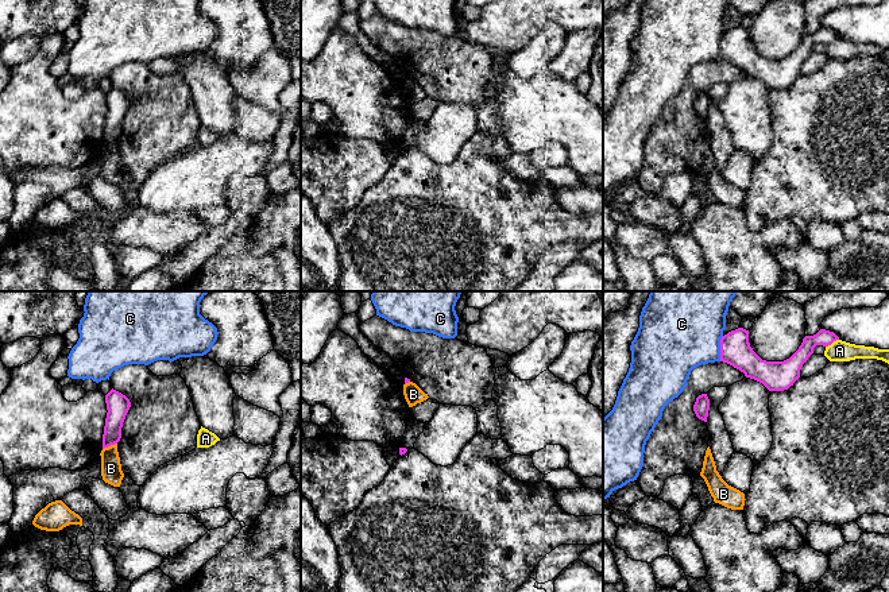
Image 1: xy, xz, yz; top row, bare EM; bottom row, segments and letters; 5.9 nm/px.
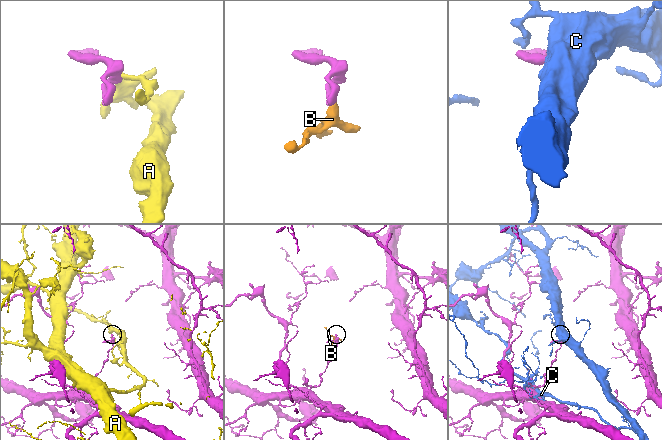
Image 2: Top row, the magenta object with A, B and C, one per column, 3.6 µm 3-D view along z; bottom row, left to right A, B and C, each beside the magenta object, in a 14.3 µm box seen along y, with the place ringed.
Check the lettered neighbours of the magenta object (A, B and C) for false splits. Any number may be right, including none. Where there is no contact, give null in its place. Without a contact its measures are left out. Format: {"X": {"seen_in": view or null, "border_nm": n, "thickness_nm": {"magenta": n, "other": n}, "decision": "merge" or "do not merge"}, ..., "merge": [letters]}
{"A": {"seen_in": "yz", "border_nm": 90, "thickness_nm": {"magenta": 100, "other": 130}, "decision": "do not merge"}, "B": {"seen_in": "xy", "border_nm": 100, "thickness_nm": {"magenta": 140, "other": 130}, "decision": "do not merge"}, "C": {"seen_in": "yz", "border_nm": 150, "thickness_nm": {"magenta": 180, "other": 460}, "decision": "do not merge"}, "merge": []}

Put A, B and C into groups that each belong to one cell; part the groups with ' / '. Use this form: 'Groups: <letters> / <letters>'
Groups: A / B / C

